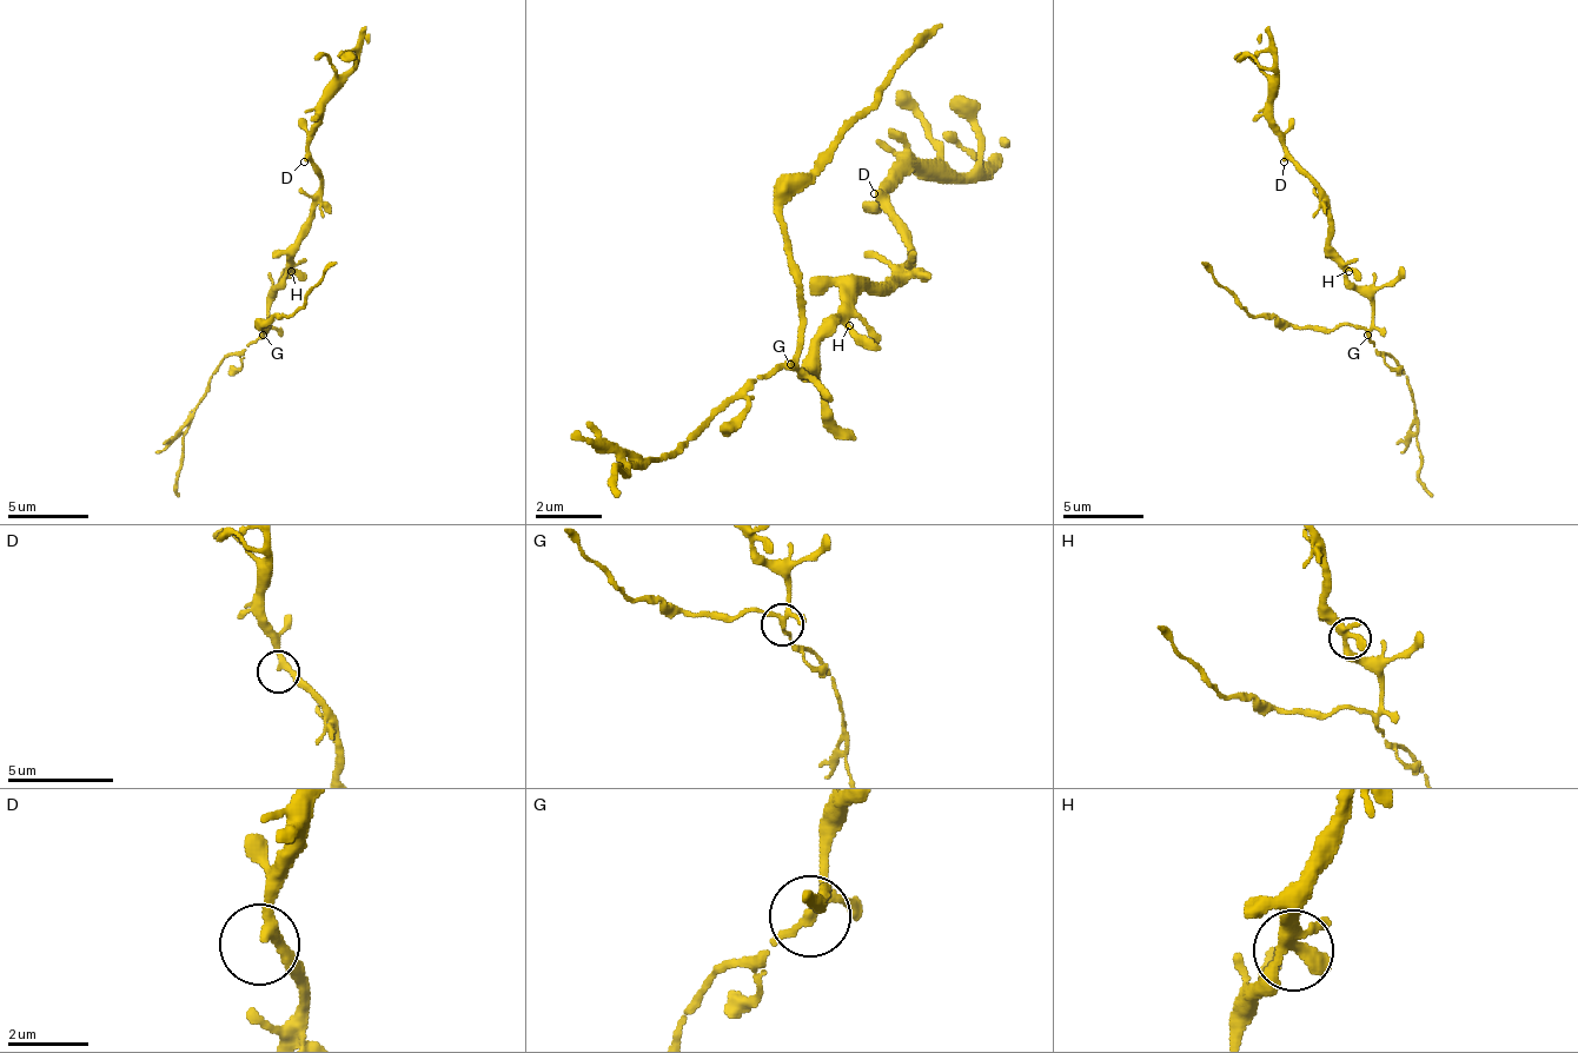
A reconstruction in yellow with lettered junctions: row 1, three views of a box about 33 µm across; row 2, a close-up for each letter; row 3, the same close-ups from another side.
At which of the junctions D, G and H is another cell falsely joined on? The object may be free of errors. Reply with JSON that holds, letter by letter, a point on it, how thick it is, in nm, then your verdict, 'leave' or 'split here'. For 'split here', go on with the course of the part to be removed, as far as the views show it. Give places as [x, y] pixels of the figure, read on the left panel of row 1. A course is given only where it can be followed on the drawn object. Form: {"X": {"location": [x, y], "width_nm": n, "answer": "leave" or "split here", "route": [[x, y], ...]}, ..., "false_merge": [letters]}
{"D": {"location": [304, 161], "width_nm": 260, "answer": "leave"}, "G": {"location": [263, 335], "width_nm": 190, "answer": "split here", "route": [[263, 336], [267, 324], [259, 328], [291, 316], [336, 263]]}, "H": {"location": [291, 271], "width_nm": 320, "answer": "leave"}, "false_merge": ["G"]}

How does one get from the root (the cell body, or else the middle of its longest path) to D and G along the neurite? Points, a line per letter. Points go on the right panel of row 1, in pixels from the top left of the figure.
D: (1345, 267), (1345, 259), (1328, 243), (1325, 198), (1284, 161)
G: (1345, 267), (1345, 276), (1373, 308), (1373, 332), (1368, 336)

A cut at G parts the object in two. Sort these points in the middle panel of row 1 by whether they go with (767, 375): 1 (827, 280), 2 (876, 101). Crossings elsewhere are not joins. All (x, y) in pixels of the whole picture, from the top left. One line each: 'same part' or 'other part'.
1: other part
2: same part

